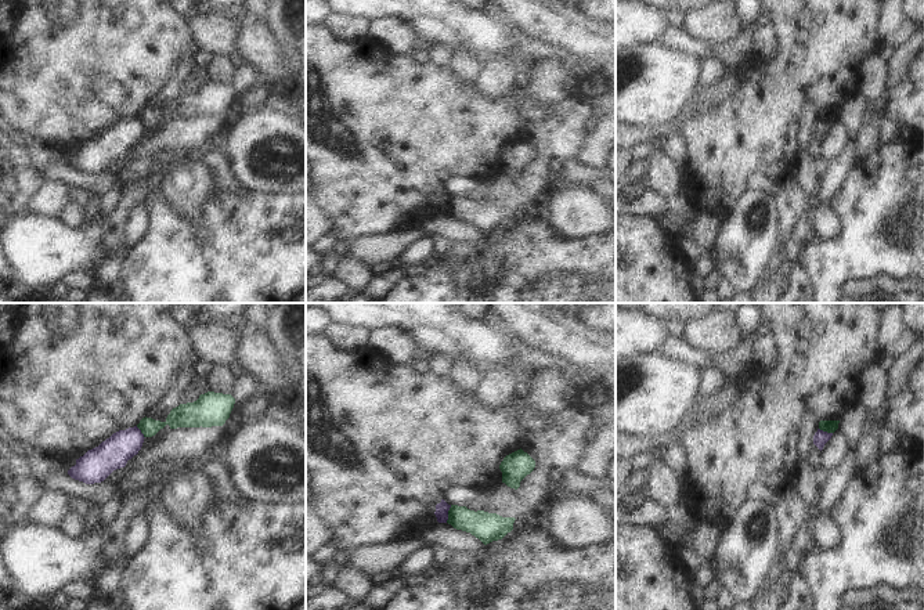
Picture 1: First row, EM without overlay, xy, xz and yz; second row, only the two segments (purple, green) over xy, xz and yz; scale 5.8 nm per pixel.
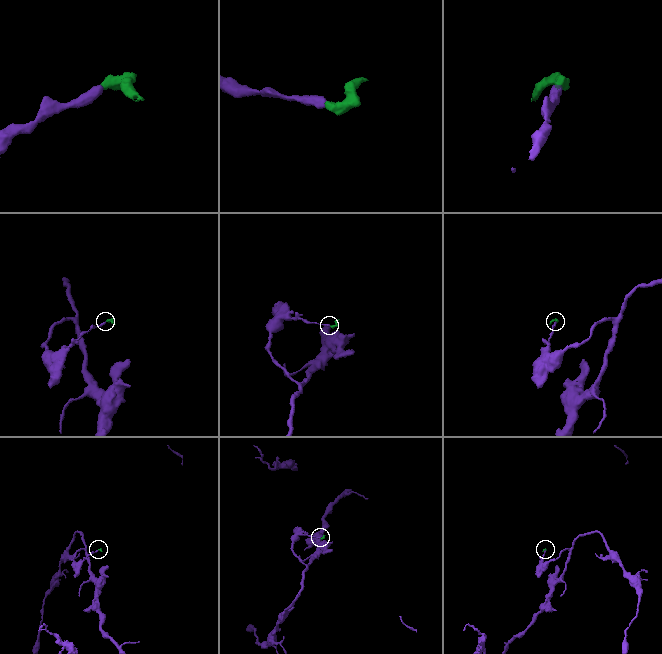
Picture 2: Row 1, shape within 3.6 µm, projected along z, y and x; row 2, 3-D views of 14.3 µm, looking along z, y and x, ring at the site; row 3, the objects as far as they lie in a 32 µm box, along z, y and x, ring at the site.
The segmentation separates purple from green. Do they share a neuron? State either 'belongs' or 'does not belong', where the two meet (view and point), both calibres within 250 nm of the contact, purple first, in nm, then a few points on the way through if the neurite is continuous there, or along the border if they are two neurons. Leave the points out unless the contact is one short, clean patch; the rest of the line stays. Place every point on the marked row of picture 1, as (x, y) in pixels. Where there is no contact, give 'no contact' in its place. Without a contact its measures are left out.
does not belong; meets purple in xz at (447, 513); 80 nm thick on the purple side, 170 nm on the other; border along xz (451, 505), (446, 522)

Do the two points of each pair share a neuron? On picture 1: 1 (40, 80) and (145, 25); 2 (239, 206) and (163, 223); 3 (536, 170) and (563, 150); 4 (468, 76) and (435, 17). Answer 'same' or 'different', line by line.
1: same
2: same
3: same
4: different

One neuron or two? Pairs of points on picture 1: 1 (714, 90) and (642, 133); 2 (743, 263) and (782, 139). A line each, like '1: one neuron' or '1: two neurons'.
1: one neuron
2: two neurons

